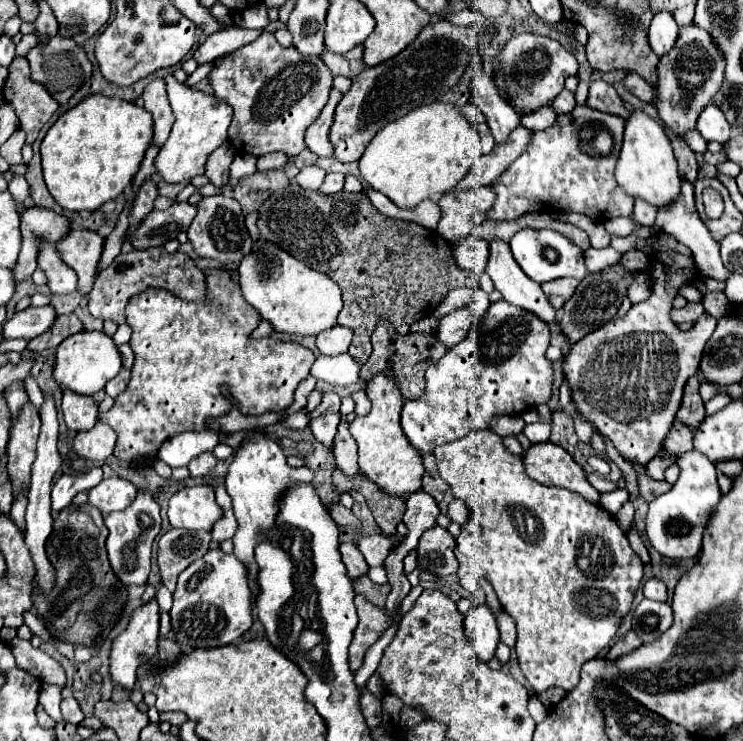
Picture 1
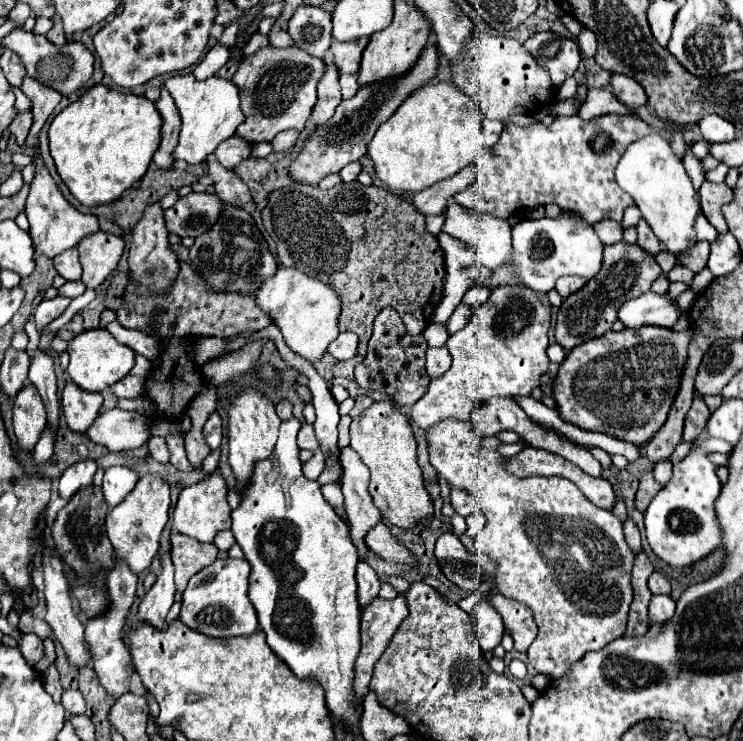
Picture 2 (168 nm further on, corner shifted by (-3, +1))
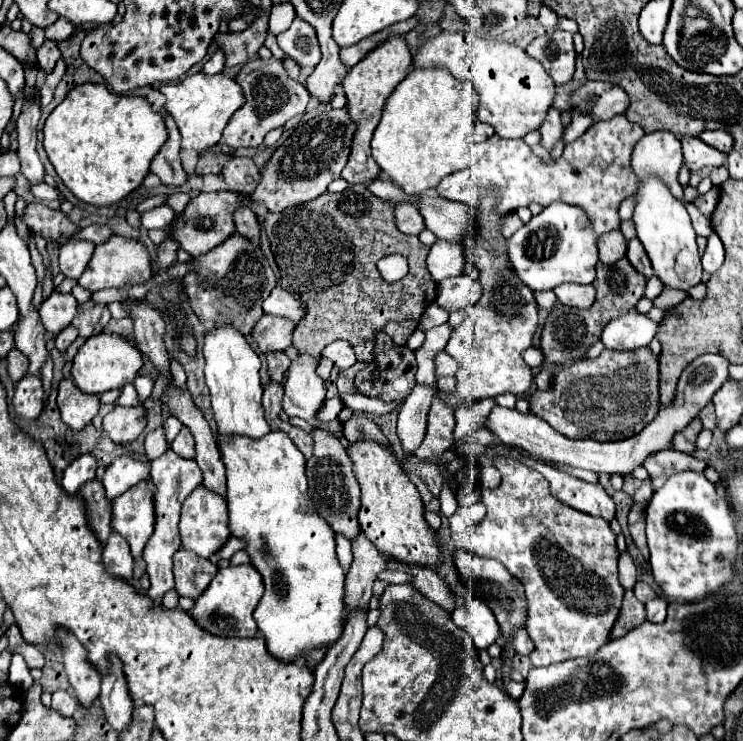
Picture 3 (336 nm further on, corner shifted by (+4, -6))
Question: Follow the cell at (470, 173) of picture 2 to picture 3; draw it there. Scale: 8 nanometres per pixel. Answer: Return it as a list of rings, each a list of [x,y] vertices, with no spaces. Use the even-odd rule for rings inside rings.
[[[401,203],[395,207],[395,225],[407,235],[419,235],[425,229],[419,209],[413,203]]]

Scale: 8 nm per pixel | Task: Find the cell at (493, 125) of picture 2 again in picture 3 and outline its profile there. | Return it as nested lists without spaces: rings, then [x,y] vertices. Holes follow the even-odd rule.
[[[475,119],[475,129],[473,129],[473,139],[475,139],[475,143],[481,143],[481,141],[489,139],[493,133],[495,133],[493,127],[489,127],[489,125],[481,123],[479,119]]]

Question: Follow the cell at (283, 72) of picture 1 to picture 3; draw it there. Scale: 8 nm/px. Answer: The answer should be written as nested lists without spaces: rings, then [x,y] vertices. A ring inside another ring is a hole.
[[[253,59],[243,65],[235,81],[245,91],[245,103],[239,107],[237,113],[233,113],[233,119],[229,119],[229,127],[225,127],[221,141],[231,147],[259,147],[265,139],[265,135],[285,125],[291,117],[305,113],[305,107],[309,103],[309,91],[289,79],[285,67],[277,59]]]

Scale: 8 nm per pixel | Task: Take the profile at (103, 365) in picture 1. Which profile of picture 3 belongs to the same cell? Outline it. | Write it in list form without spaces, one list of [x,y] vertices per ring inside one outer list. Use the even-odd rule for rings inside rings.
[[[99,333],[89,337],[85,345],[79,349],[79,353],[73,359],[71,375],[83,393],[101,395],[105,391],[121,389],[127,383],[133,383],[141,367],[143,367],[141,351],[137,351],[137,347],[133,347],[125,337],[117,333]]]

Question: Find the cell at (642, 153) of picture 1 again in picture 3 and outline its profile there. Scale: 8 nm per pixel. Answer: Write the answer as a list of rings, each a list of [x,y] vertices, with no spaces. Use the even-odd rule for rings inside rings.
[[[655,177],[639,179],[639,187],[635,195],[637,195],[637,205],[635,205],[633,221],[637,227],[637,237],[651,259],[655,277],[659,277],[663,287],[667,289],[689,291],[691,287],[701,283],[703,267],[695,243],[695,229],[691,225],[685,205],[679,199],[675,199],[669,187]]]

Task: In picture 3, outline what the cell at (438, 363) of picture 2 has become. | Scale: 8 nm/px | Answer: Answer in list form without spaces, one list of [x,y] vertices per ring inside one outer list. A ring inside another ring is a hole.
[[[417,385],[399,409],[397,437],[407,455],[413,455],[423,441],[431,399],[433,399],[433,389]]]

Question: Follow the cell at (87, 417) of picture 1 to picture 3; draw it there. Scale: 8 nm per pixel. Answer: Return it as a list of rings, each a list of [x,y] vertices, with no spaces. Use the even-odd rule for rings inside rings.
[[[63,379],[59,385],[59,397],[57,405],[61,409],[63,421],[79,431],[81,427],[89,425],[91,419],[99,411],[99,395],[87,395],[79,391],[79,387],[73,383],[73,379]]]

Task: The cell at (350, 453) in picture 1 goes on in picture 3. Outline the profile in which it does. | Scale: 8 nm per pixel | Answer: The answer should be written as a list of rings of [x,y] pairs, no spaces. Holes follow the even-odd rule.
[[[361,533],[353,539],[353,563],[345,579],[345,619],[353,607],[367,607],[371,599],[371,587],[377,577],[385,569],[383,555],[375,549],[375,545]]]

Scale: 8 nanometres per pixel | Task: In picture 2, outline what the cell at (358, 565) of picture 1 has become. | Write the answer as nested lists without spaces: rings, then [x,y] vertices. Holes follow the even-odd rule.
[[[364,560],[358,562],[356,580],[358,580],[358,602],[360,602],[360,606],[364,606],[372,598],[378,596],[380,580],[378,580],[378,574],[374,572],[374,568],[370,564],[366,564]]]

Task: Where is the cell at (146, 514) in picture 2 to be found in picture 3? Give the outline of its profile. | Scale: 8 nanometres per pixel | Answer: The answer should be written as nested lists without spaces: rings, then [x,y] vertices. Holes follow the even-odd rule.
[[[147,481],[137,483],[125,495],[113,501],[113,531],[121,533],[131,545],[133,557],[141,557],[147,539],[153,533],[155,511],[153,511],[153,491]]]

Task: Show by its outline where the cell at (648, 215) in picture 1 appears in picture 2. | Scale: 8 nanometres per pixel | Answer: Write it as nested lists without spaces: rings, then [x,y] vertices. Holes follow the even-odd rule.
[[[644,218],[638,222],[636,230],[638,230],[638,246],[656,256],[656,254],[662,250],[662,246],[660,246],[660,242],[656,240],[656,234],[652,232],[652,228],[648,228],[648,222],[646,222]]]

